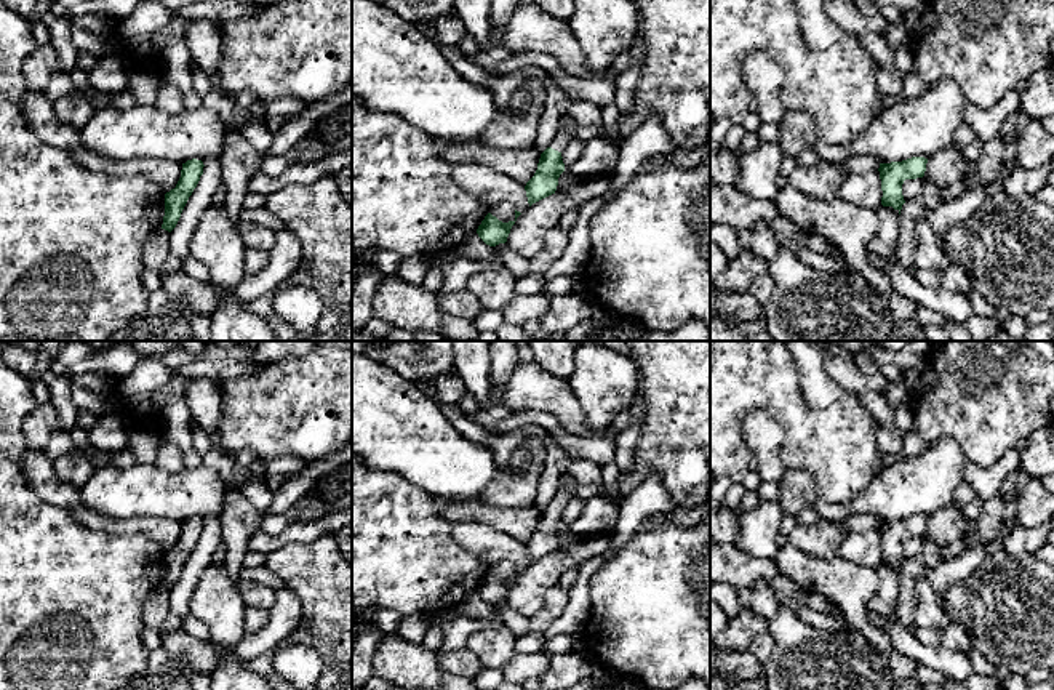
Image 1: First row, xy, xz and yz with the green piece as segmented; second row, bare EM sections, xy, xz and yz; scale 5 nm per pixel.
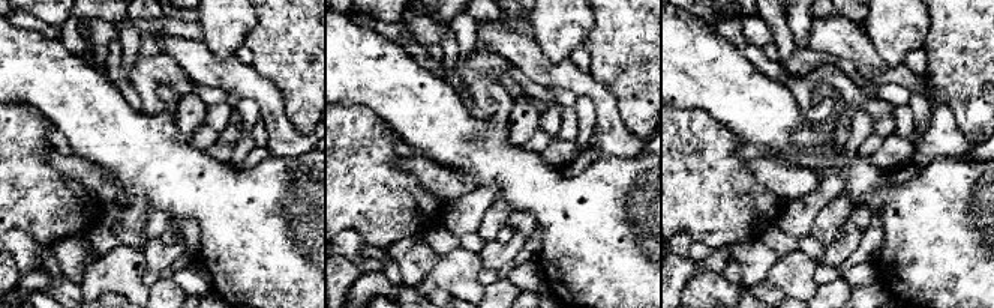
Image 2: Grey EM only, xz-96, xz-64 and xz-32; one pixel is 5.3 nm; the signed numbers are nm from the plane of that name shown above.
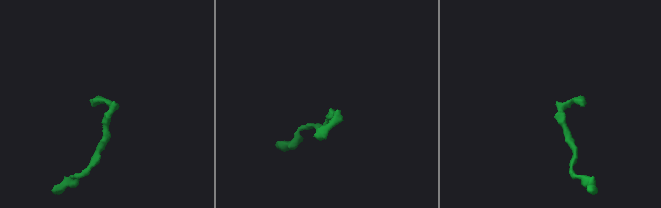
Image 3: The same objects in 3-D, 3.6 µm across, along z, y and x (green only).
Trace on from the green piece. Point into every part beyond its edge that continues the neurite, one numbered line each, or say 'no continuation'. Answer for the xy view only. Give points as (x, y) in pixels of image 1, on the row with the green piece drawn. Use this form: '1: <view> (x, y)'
no continuation

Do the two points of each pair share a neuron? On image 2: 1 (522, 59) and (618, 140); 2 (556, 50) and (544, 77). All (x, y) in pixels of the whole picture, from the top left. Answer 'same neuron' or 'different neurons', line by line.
1: same neuron
2: different neurons

